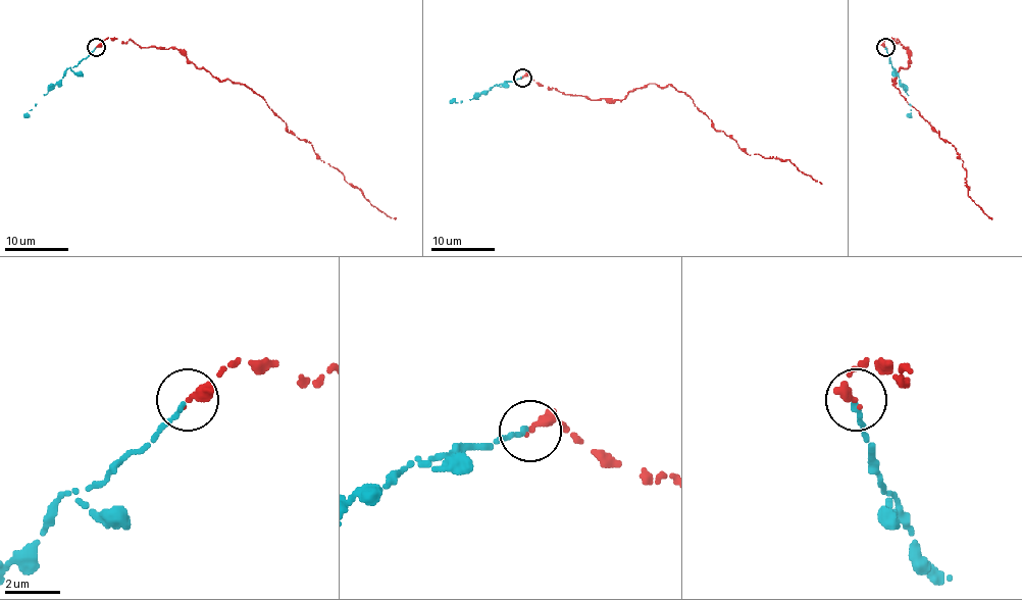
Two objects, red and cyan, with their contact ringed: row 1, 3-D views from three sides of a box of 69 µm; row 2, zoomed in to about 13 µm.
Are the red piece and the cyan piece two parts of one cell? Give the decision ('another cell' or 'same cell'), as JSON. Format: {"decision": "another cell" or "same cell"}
{"decision": "same cell"}

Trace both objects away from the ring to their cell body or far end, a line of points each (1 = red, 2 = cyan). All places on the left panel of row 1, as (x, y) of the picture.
1: (96, 47), (107, 38), (174, 47), (220, 81), (244, 84), (289, 133), (396, 218)
2: (95, 47), (75, 66), (69, 67), (27, 112), (28, 117)

